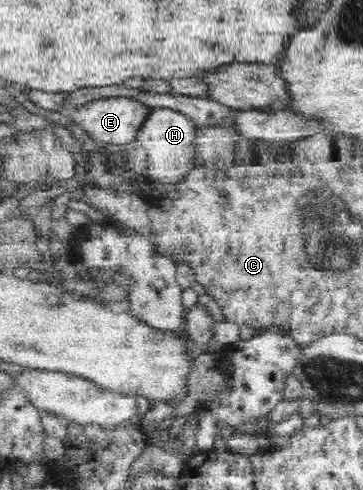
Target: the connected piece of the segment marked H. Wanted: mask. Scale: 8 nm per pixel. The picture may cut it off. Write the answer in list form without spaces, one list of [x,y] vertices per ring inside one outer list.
[[[158,107],[151,109],[151,115],[143,123],[141,129],[136,134],[136,138],[125,145],[123,153],[161,153],[161,155],[123,155],[125,167],[139,173],[147,175],[149,180],[161,186],[166,183],[179,183],[185,181],[198,167],[197,159],[197,131],[199,125],[195,124],[189,116],[175,110],[175,108]]]

